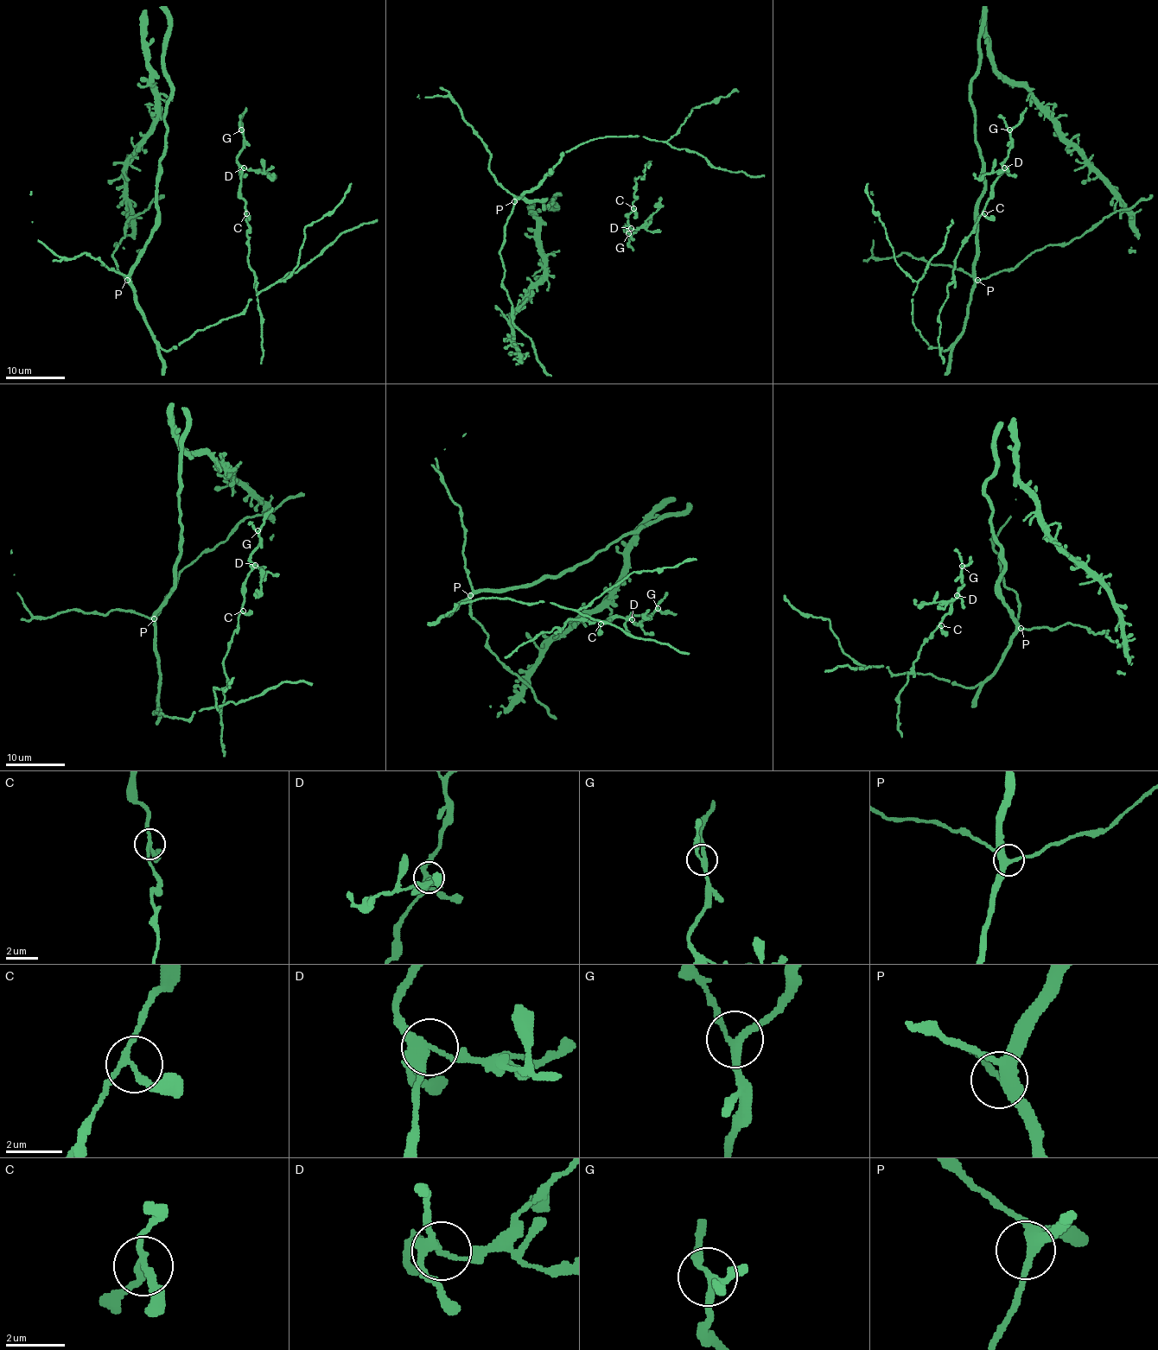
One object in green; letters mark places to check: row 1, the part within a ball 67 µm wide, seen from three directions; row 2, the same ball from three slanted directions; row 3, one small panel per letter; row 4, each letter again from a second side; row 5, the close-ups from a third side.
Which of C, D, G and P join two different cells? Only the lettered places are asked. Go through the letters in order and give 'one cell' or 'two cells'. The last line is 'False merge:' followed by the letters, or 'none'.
C: one cell
D: two cells
G: one cell
P: one cell
False merge: D

